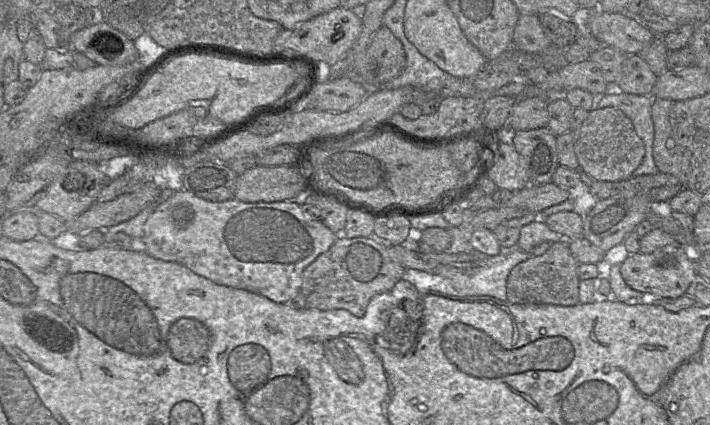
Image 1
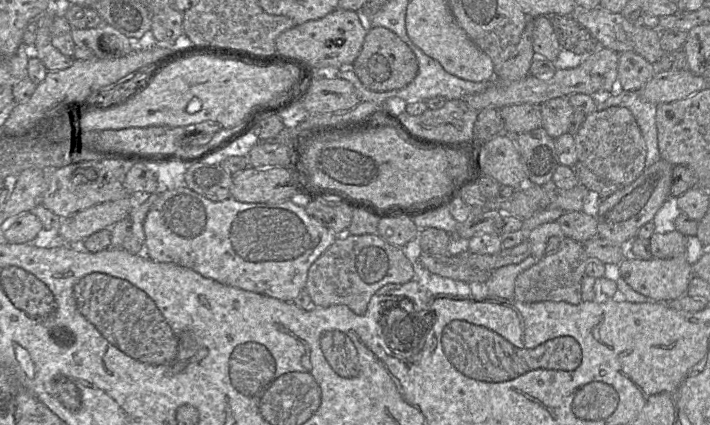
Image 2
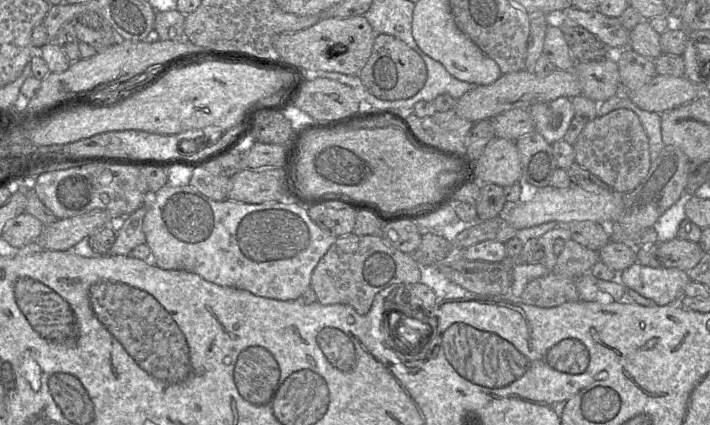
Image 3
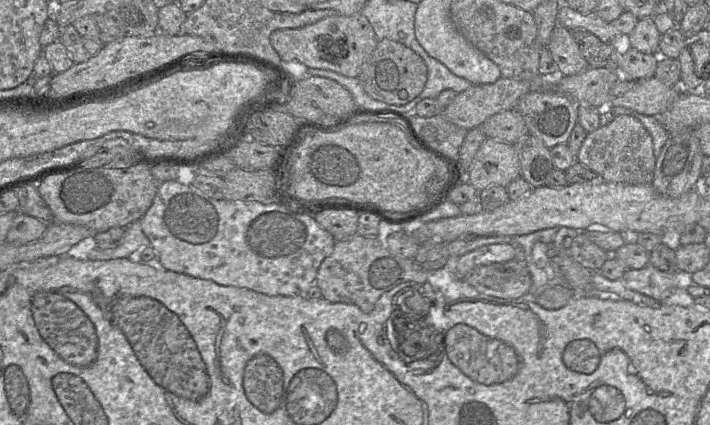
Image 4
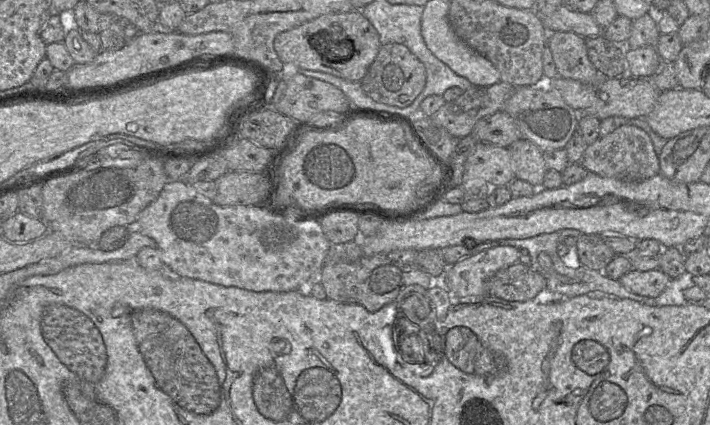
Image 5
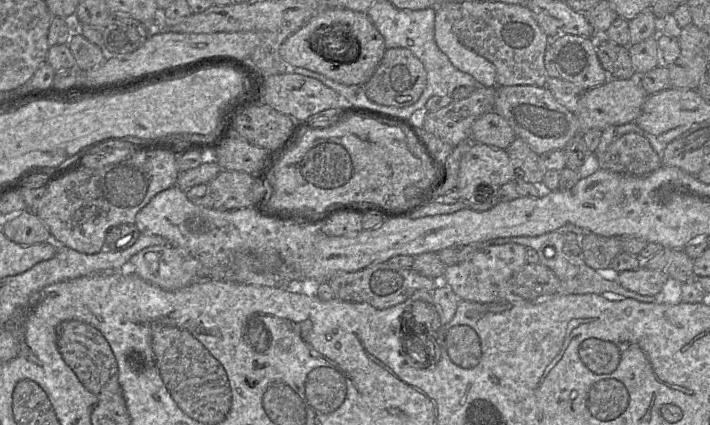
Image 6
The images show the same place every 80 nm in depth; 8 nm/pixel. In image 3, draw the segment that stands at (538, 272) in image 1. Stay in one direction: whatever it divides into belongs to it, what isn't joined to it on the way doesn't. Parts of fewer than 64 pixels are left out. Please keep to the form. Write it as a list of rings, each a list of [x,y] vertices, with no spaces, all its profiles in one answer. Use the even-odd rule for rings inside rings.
[[[572,239],[567,240],[562,252],[557,256],[553,270],[546,276],[529,281],[521,294],[521,302],[551,308],[565,302],[578,301],[579,294],[576,288],[576,279],[583,274],[589,273],[592,266],[598,261],[598,251],[590,250]]]

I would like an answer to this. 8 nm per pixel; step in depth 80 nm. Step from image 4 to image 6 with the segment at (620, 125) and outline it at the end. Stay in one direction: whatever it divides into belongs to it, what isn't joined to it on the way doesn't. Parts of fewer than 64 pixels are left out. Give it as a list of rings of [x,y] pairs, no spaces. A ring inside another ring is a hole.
[[[634,132],[623,134],[603,153],[594,155],[598,168],[634,176],[647,175],[662,165],[650,142]]]

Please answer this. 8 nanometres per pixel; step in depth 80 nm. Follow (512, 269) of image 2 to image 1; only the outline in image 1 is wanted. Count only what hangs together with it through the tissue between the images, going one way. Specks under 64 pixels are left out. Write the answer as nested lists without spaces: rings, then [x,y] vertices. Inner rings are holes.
[[[517,244],[516,246],[514,246],[514,248],[502,248],[501,246],[501,252],[498,255],[495,255],[493,257],[488,257],[488,261],[486,261],[487,265],[470,269],[459,269],[448,265],[440,264],[439,275],[449,278],[452,281],[454,287],[458,290],[458,296],[485,295],[485,296],[495,297],[501,301],[506,301],[506,281],[509,272],[515,265],[528,259],[529,257],[531,257],[531,255],[517,248]]]

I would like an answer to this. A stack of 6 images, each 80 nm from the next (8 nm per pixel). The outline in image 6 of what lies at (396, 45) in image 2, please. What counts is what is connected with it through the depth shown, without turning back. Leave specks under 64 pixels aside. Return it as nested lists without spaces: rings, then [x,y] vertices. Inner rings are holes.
[[[388,48],[373,72],[363,85],[366,96],[373,102],[397,108],[414,104],[427,84],[427,74],[422,62],[406,48]]]

